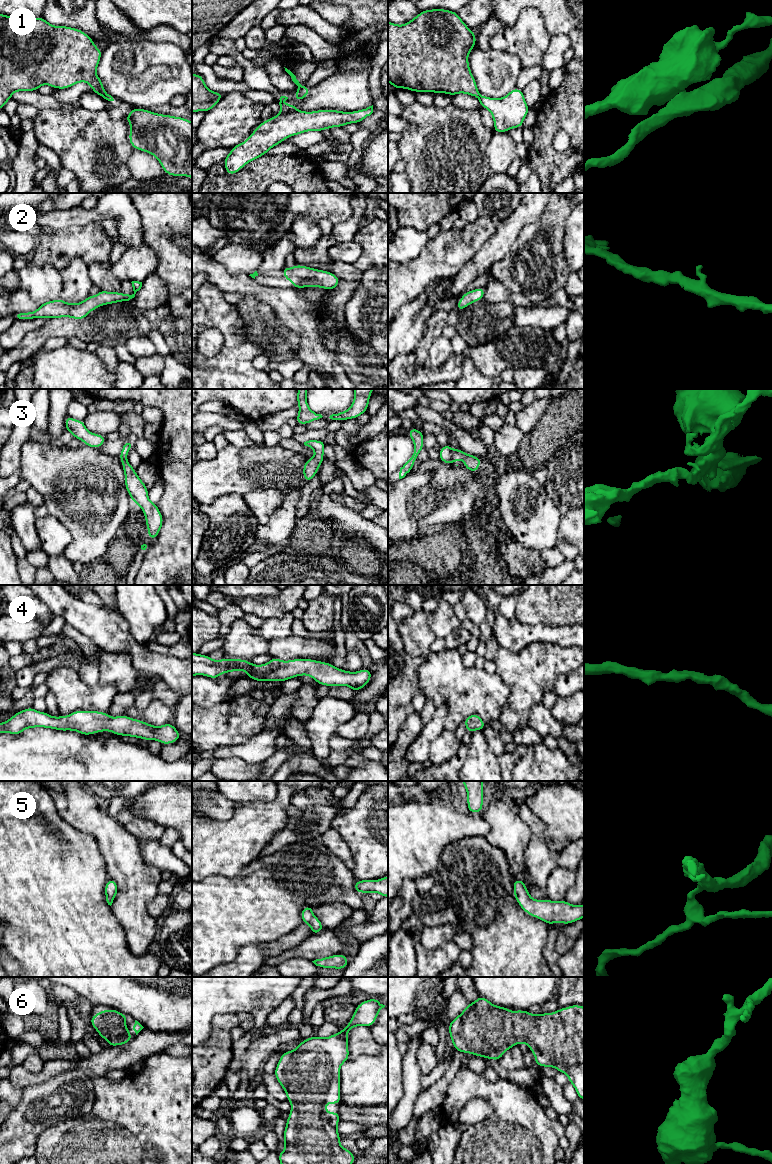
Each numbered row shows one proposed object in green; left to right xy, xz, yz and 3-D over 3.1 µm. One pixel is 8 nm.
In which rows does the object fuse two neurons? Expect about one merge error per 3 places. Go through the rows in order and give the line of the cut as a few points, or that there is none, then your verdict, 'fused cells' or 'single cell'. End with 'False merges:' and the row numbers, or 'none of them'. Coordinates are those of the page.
1: cut in xz along (302, 86), (299, 88); fused cells
2: no cut; single cell
3: no cut; single cell
4: no cut; single cell
5: no cut; single cell
6: no cut; single cell
False merges: 1

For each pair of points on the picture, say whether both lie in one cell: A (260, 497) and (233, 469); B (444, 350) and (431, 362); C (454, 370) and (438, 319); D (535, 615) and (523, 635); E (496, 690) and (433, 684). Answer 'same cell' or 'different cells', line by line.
A: different cells
B: same cell
C: different cells
D: different cells
E: same cell

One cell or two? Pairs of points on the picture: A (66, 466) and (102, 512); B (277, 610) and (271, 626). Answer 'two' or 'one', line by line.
A: one
B: two

